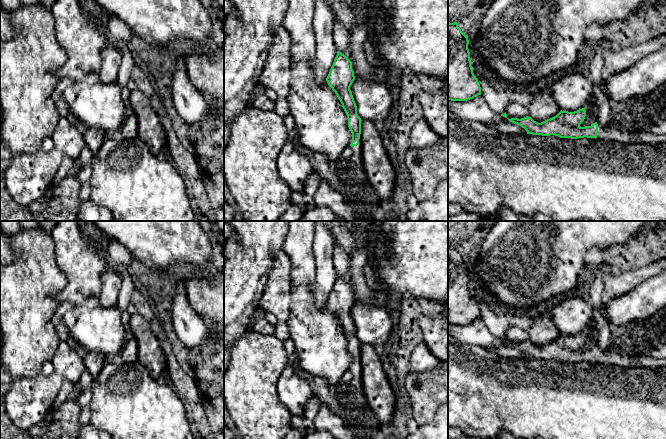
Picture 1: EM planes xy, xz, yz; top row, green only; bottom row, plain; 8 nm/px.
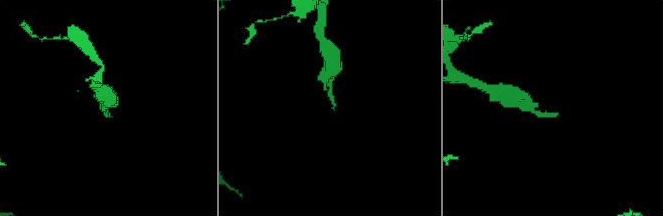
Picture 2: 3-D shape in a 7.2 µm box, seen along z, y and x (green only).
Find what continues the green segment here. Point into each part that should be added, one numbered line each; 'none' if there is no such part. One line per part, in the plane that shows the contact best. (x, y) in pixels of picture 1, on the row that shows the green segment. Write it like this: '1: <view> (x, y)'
1: yz (609, 132)

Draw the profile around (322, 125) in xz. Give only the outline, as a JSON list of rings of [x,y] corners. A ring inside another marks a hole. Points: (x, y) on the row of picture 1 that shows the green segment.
[[[291,59],[290,72],[290,91],[286,99],[298,132],[297,145],[300,149],[324,154],[330,162],[339,161],[342,151],[352,139],[347,115],[340,100],[326,80],[321,83],[317,81],[310,61]]]

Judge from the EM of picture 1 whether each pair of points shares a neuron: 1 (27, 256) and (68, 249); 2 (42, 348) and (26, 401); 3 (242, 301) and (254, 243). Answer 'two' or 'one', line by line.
1: two
2: two
3: one

